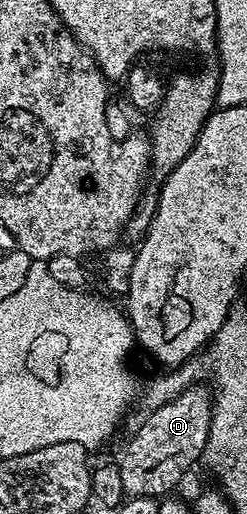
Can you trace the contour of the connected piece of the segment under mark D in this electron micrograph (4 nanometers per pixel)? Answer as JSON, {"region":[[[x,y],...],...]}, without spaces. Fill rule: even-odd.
{"region":[[[194,383],[175,395],[166,403],[155,406],[154,411],[143,421],[129,441],[122,457],[118,459],[120,479],[129,498],[148,496],[162,497],[171,494],[171,491],[191,469],[192,465],[203,458],[207,445],[207,437],[211,427],[211,413],[213,398],[211,390],[202,383]]]}

